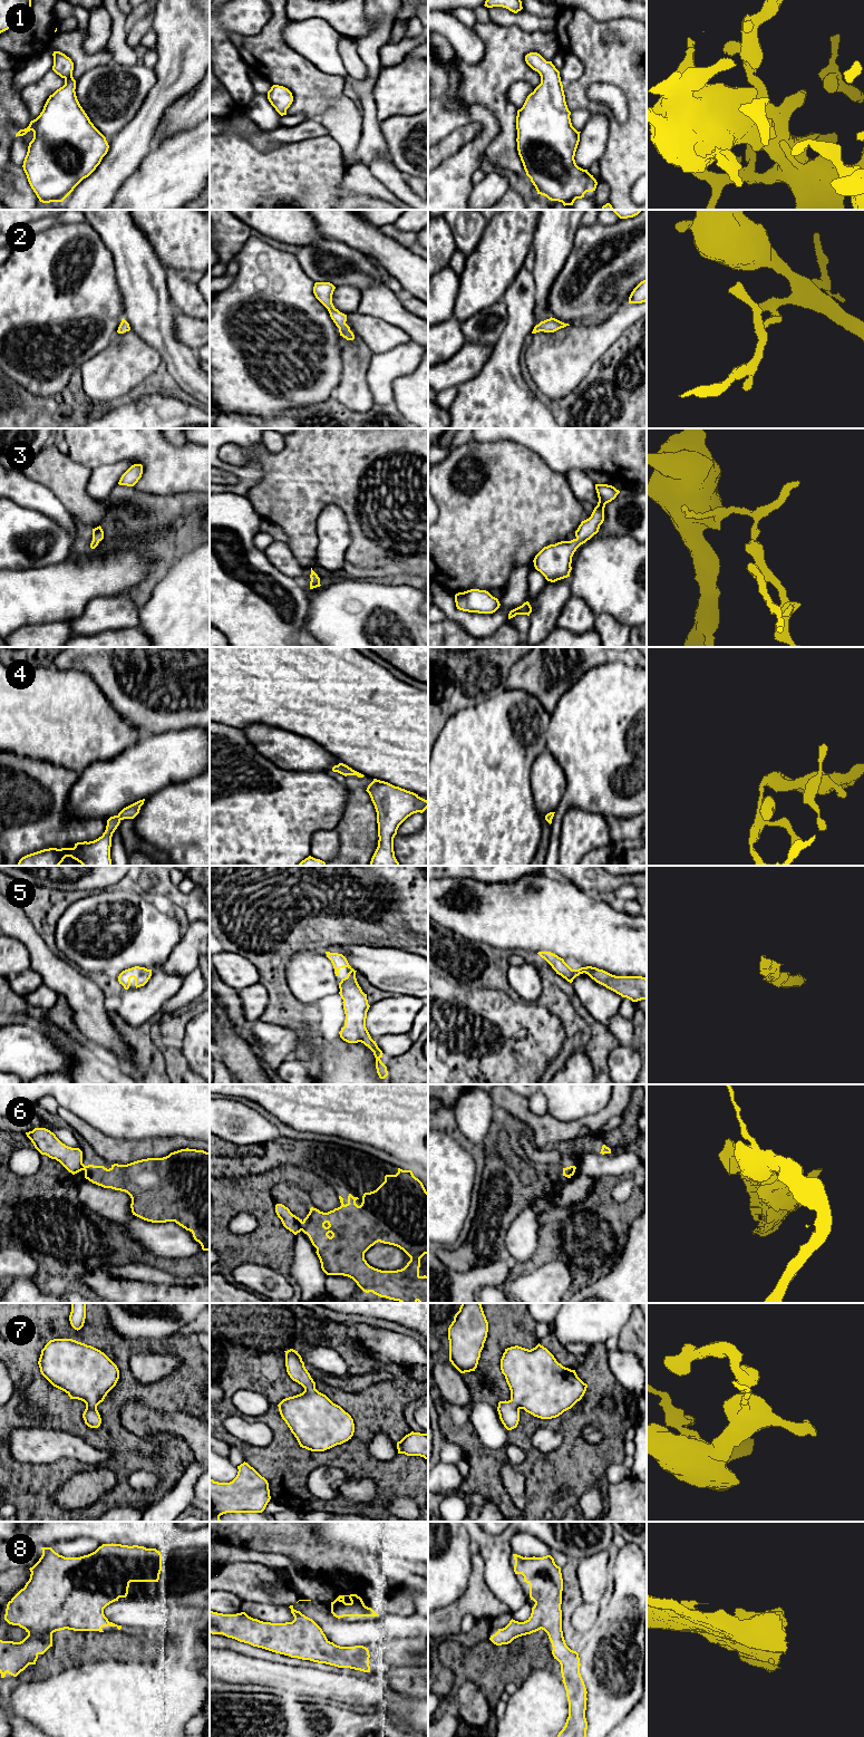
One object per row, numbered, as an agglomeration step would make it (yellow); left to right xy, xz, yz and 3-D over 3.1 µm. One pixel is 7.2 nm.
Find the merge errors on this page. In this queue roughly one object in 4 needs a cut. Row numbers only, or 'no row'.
6

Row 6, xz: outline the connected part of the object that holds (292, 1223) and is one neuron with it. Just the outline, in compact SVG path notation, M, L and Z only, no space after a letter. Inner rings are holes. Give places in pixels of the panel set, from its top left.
M282 1204L275 1205L275 1213L281 1219L283 1226L292 1232L294 1235L302 1231L303 1222L295 1215L293 1215L288 1207Z

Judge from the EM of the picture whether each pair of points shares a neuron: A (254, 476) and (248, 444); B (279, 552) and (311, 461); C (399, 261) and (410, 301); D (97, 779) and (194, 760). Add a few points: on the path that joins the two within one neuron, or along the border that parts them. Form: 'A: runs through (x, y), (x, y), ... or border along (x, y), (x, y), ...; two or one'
A: runs through (252, 469), (251, 452); one
B: border along (284, 542), (299, 565); two
C: border along (405, 295), (416, 298); two
D: runs through (122, 779), (130, 777), (156, 760), (170, 760); one

